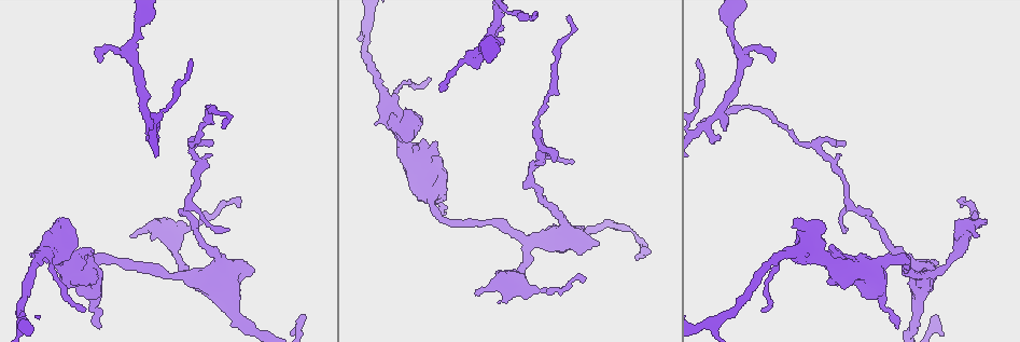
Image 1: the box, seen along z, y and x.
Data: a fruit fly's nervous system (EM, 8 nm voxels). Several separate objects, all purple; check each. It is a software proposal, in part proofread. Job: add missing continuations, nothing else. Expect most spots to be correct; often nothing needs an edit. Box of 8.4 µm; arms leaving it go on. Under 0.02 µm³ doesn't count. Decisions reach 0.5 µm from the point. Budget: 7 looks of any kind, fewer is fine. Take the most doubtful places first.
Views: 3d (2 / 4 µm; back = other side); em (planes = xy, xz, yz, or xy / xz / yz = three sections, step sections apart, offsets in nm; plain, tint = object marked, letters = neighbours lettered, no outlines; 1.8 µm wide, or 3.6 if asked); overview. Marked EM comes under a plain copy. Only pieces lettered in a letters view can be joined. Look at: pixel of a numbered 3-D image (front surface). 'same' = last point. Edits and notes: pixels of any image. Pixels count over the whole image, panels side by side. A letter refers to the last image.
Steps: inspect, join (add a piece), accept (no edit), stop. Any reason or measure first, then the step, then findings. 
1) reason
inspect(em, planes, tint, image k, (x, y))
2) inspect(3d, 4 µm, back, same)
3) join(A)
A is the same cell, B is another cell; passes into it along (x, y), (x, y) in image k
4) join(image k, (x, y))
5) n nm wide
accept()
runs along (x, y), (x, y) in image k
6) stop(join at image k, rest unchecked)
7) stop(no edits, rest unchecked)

inspect(em, xy, step 16, letters, image 1, (725, 127))

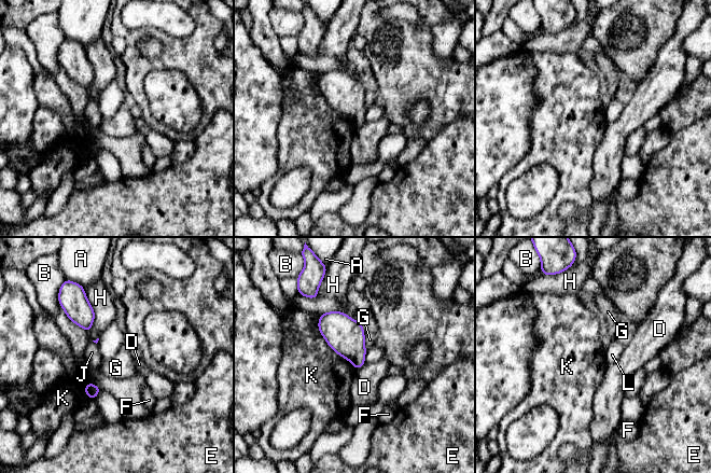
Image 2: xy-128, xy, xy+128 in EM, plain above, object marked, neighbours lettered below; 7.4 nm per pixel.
cut it another way
inspect(em, planes, letters, same)

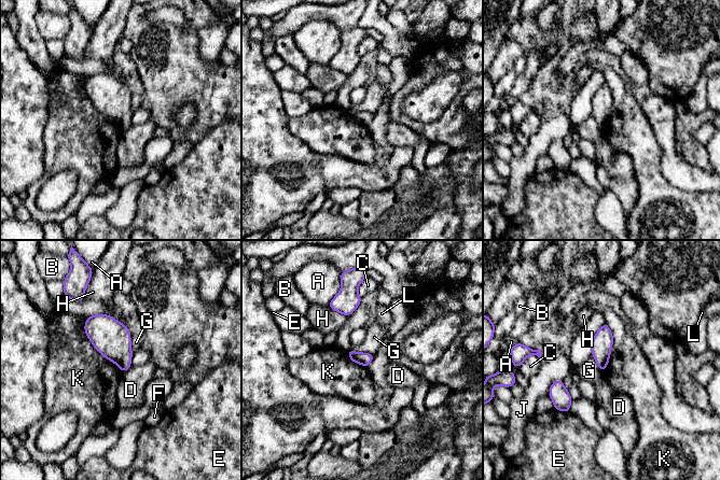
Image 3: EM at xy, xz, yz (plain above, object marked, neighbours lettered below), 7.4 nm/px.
accept()
A, B, C, D, E, F, G, H, J, K and L are other cells; border along (85, 318), (85, 336), (122, 371) in image 3; no lettered piece goes on from it

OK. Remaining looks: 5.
an open end
inspect(3d, 2 µm, back, image 1, (585, 280))

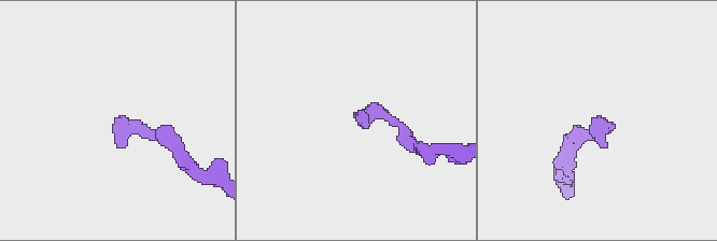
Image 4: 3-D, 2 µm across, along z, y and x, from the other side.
inspect(em, xy, step 8, tint, image 4, (599, 117))

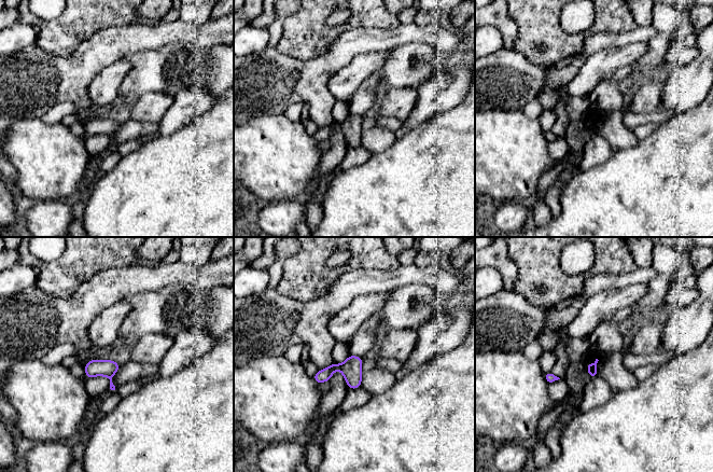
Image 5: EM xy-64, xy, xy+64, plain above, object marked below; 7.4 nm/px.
cut it another way
inspect(em, planes, letters, same)

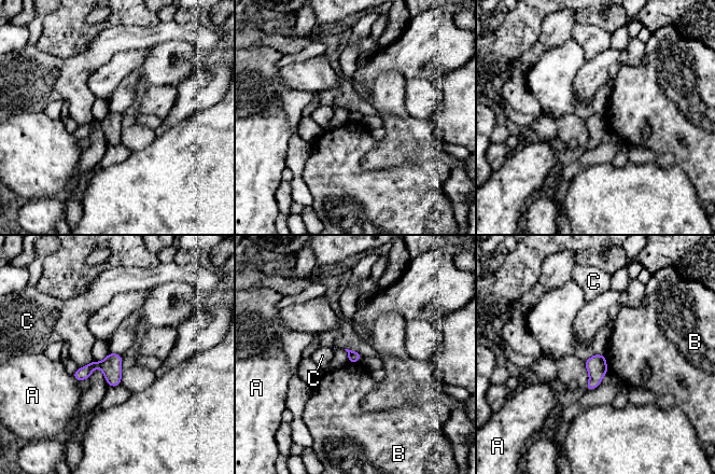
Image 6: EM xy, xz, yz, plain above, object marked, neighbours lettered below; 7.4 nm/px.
accept()
A, B and C are other cells; border along (605, 357), (607, 367) in image 6; none of them fits

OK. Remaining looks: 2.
an open end
inspect(3d, 4 µm, image 1, (474, 292))

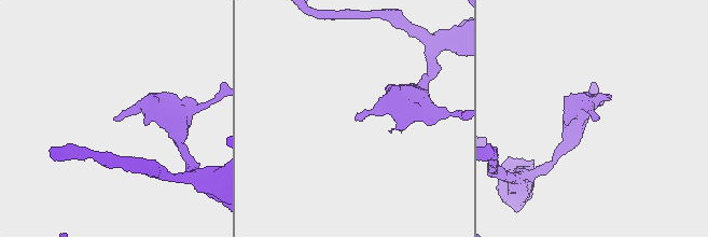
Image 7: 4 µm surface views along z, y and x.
need the tissue
inspect(em, planes, letters, image 7, (113, 120))

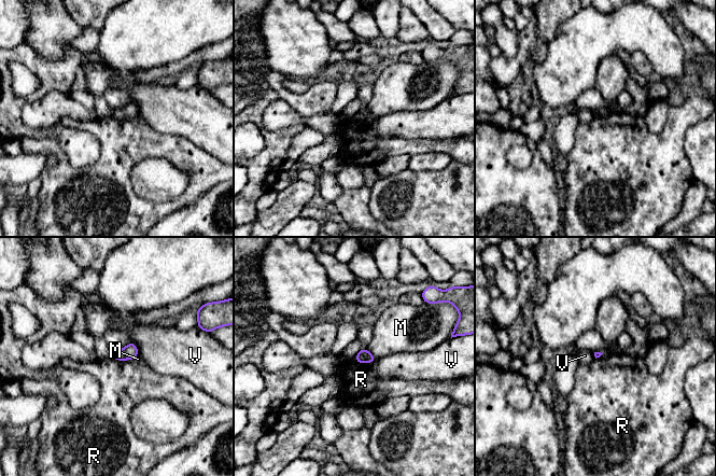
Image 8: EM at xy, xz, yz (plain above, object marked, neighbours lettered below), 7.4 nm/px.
accept()
M, R and V are other cells; border along (131, 341), (137, 348), (138, 355) in image 8; none of them fits

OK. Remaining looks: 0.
stop(no edits, rest unchecked)

